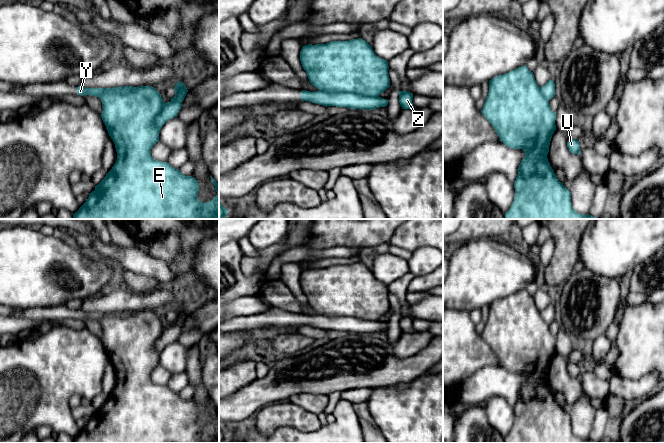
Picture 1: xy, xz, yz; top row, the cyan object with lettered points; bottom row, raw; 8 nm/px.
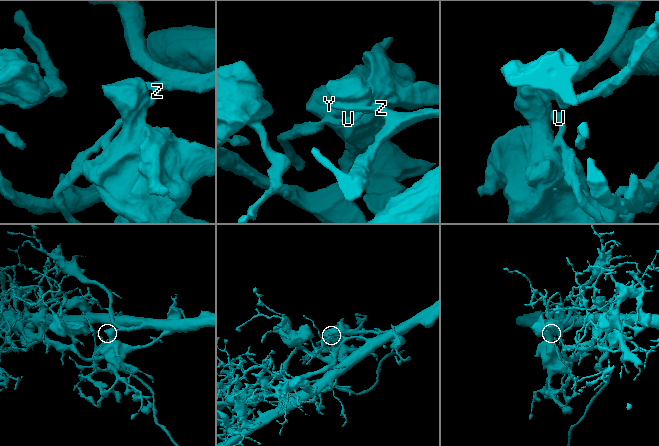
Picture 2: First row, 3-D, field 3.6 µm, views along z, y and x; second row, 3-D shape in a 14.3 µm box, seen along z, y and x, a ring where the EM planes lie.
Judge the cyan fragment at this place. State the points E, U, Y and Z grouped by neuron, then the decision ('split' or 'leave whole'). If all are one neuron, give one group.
groups E U / Y Z; split

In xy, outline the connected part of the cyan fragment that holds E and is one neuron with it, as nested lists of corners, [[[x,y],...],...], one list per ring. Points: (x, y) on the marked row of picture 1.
[[[152,86],[135,87],[128,93],[106,91],[99,98],[103,108],[100,116],[115,144],[117,159],[86,202],[73,214],[73,219],[219,219],[219,184],[212,177],[211,182],[217,195],[211,201],[202,203],[197,197],[199,183],[194,177],[185,176],[169,163],[155,160],[151,156],[151,149],[159,141],[162,126],[177,117],[182,100],[174,96],[170,102],[165,103],[161,94]]]

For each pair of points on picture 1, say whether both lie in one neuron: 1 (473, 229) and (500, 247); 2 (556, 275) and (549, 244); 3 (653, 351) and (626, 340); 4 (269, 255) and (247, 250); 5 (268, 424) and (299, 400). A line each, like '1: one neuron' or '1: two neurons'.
1: two neurons
2: two neurons
3: one neuron
4: two neurons
5: two neurons

